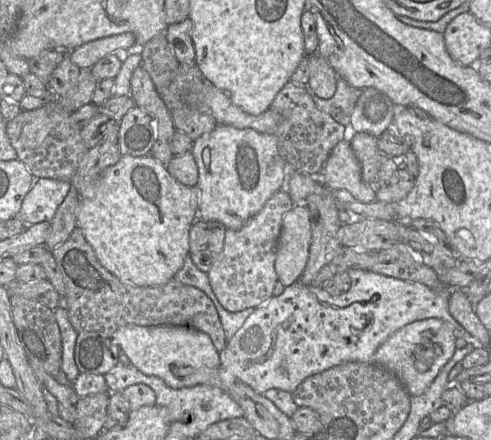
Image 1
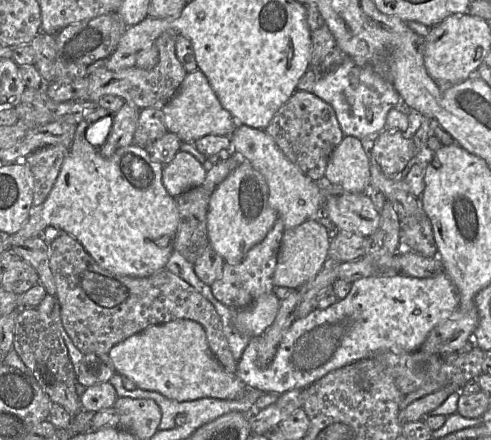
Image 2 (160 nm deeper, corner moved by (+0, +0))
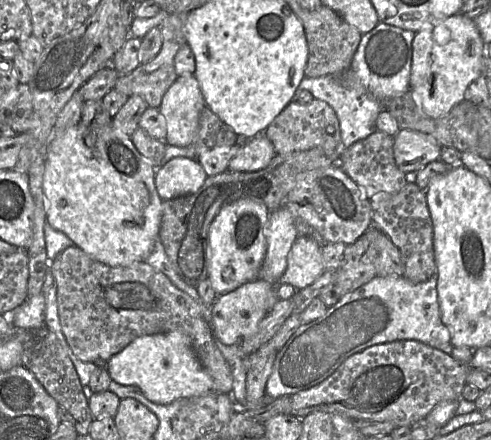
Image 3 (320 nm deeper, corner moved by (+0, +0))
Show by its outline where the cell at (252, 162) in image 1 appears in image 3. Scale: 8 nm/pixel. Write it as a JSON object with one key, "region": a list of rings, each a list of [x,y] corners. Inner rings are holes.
{"region":[[[240,199],[222,207],[212,221],[208,234],[208,278],[217,296],[232,292],[259,278],[259,270],[267,253],[264,230],[269,214],[270,211],[264,204]]]}

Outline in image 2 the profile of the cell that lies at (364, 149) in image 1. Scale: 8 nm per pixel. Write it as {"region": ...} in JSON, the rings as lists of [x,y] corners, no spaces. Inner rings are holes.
{"region":[[[383,129],[374,140],[370,157],[375,159],[387,177],[395,178],[394,175],[415,157],[414,143],[399,130]]]}

